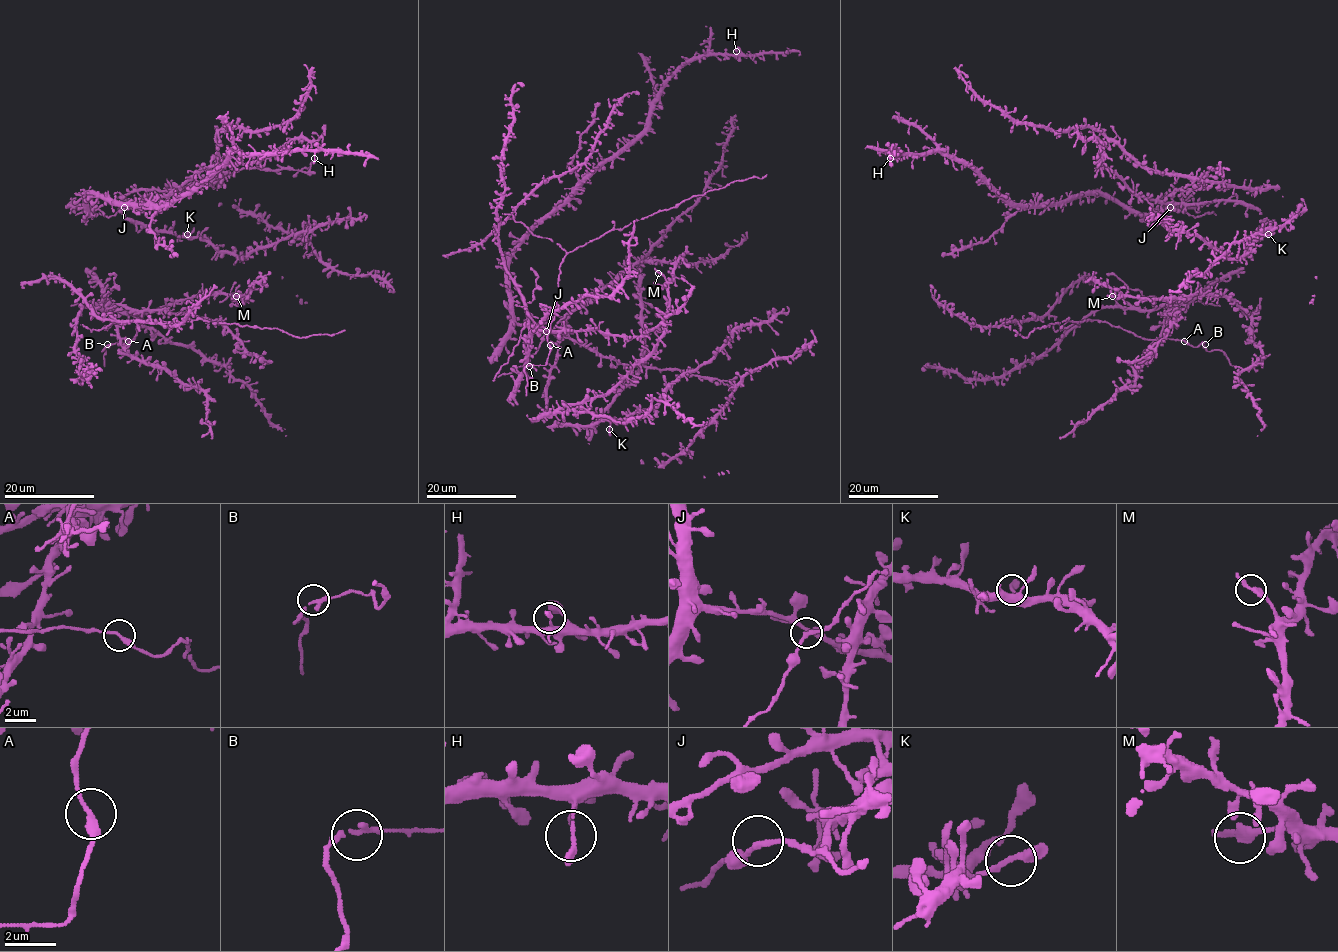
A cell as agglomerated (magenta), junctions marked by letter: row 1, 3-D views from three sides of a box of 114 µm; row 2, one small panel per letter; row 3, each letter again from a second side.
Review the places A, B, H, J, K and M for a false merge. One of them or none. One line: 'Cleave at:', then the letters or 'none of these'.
Cleave at: none of these

